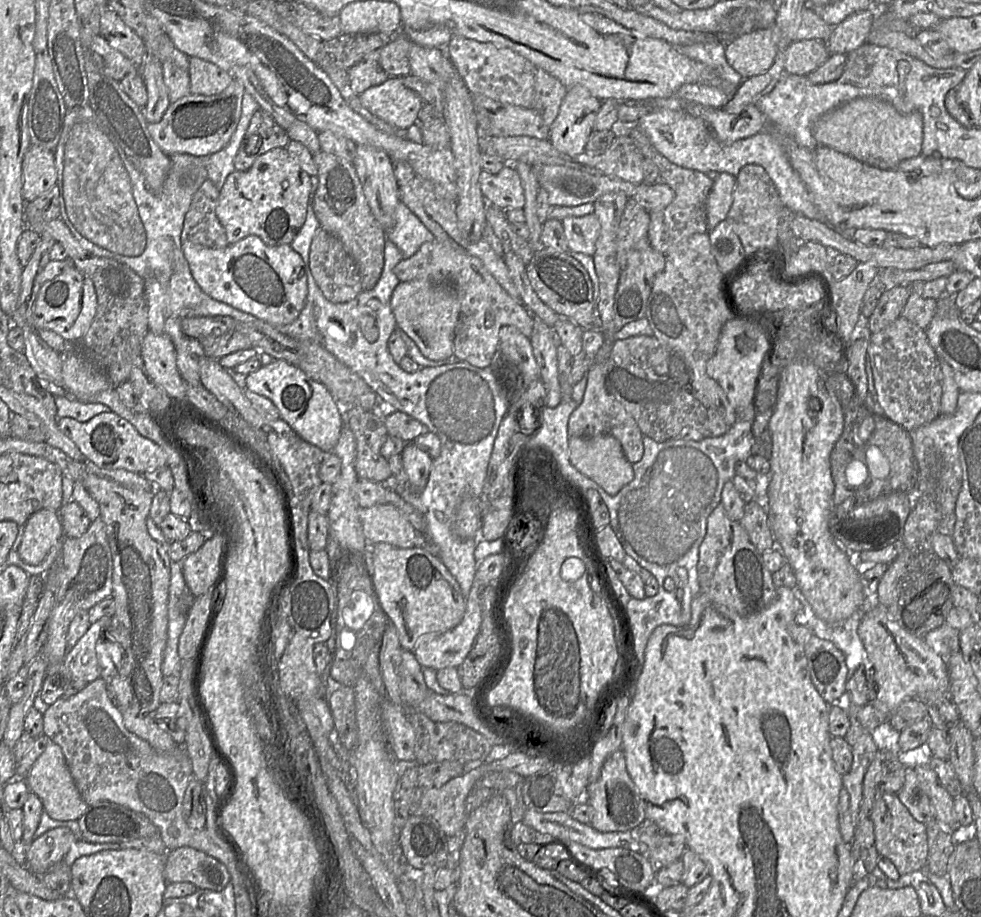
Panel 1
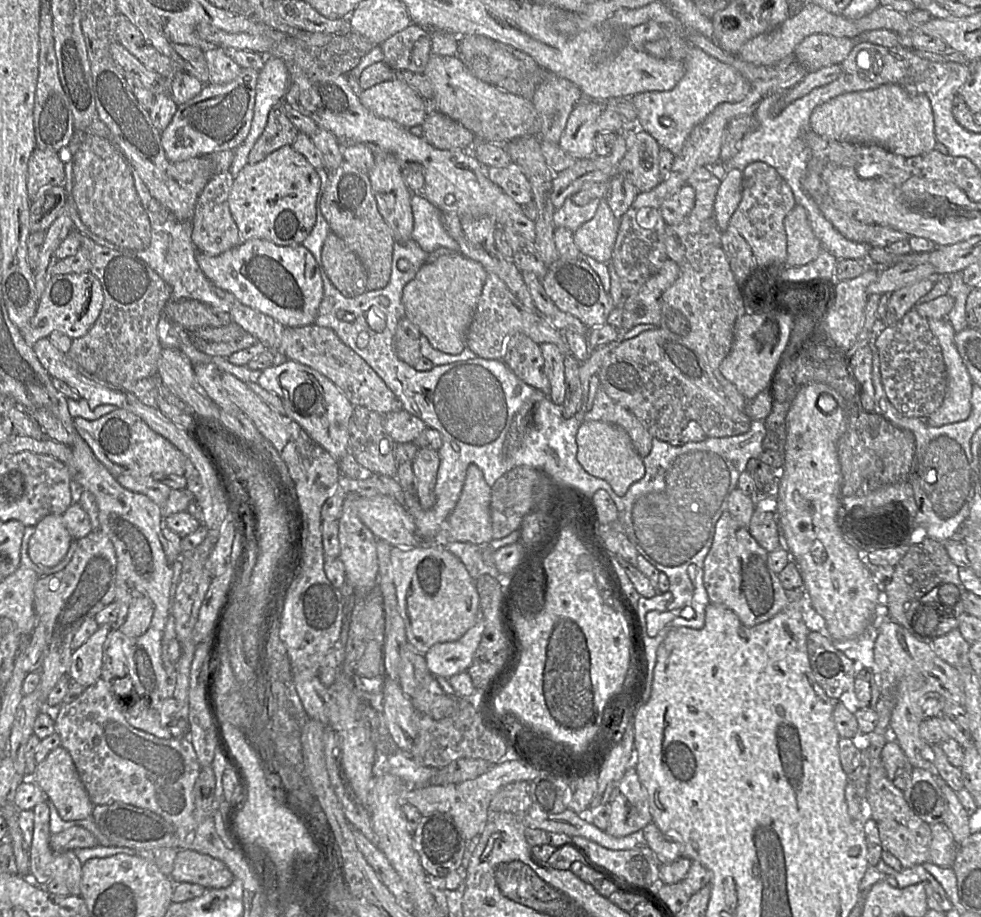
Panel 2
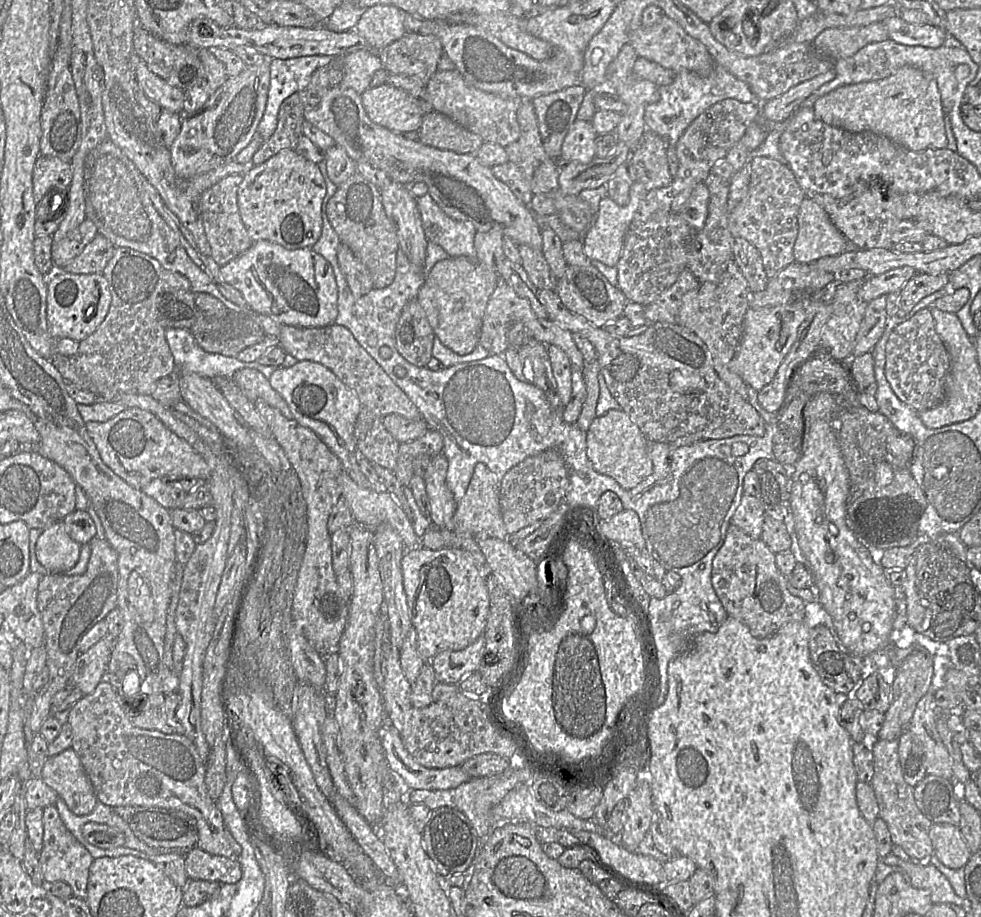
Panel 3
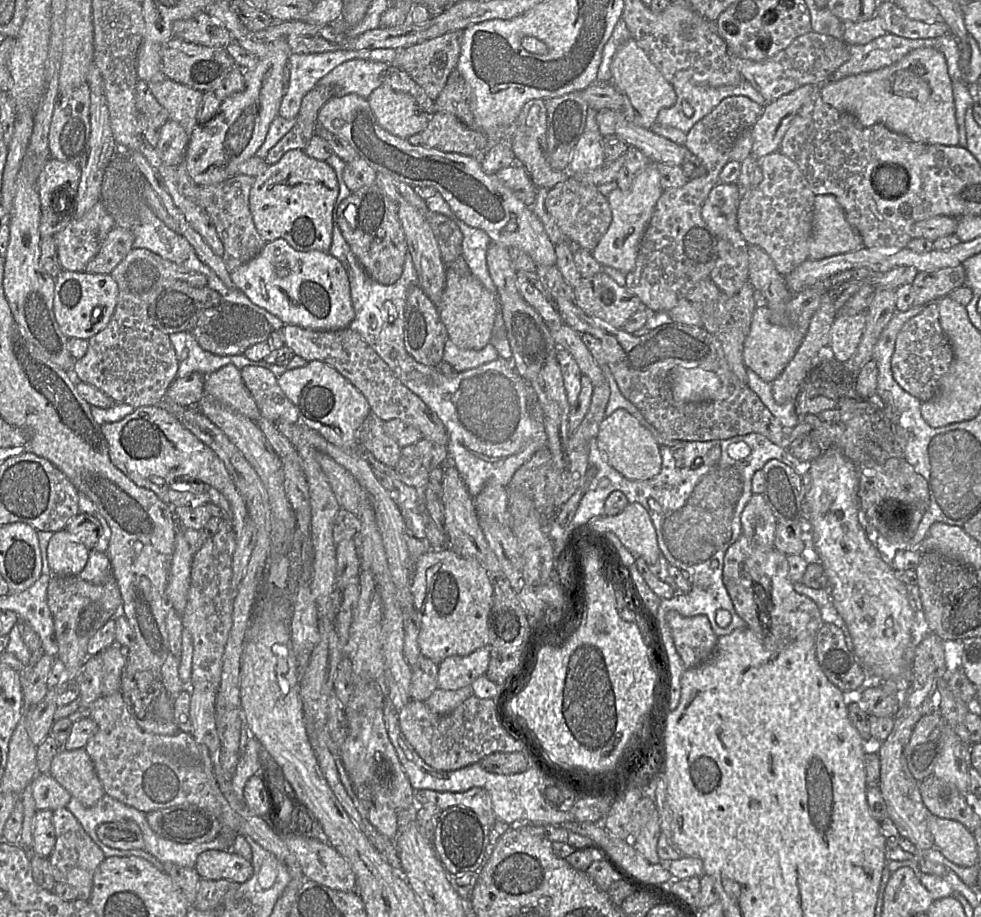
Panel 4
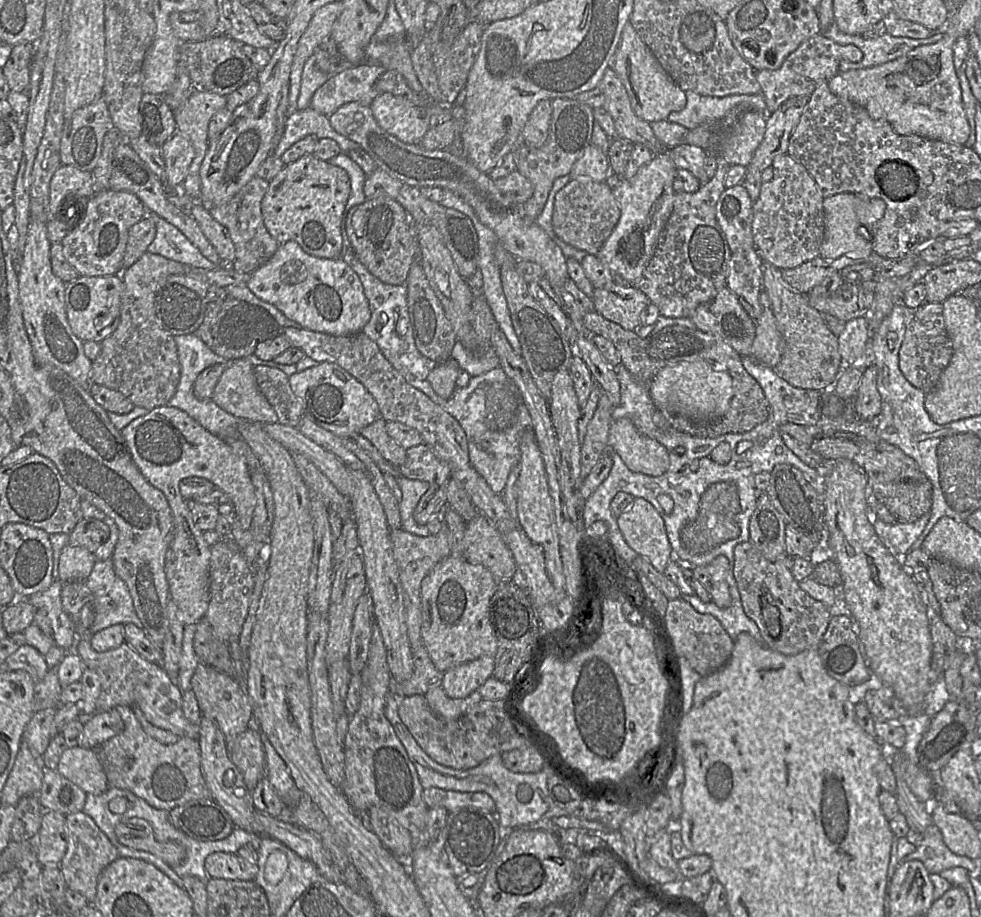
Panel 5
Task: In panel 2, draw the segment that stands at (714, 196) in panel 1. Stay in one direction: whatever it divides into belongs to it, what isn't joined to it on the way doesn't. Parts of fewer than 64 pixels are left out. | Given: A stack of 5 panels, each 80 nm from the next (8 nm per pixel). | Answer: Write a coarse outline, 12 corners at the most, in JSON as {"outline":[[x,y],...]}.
{"outline":[[729,168],[714,203],[724,231],[742,199],[743,173]]}

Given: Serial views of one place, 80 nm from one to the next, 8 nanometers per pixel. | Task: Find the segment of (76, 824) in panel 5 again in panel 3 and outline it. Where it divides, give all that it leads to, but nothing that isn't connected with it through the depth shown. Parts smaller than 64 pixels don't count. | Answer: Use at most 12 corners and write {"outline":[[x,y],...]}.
{"outline":[[43,808],[44,884],[62,881],[85,899],[94,857]]}

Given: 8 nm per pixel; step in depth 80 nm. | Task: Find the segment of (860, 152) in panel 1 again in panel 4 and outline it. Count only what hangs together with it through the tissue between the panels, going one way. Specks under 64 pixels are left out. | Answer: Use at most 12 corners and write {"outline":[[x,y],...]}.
{"outline":[[944,55],[893,65],[820,88],[865,127],[957,146]]}

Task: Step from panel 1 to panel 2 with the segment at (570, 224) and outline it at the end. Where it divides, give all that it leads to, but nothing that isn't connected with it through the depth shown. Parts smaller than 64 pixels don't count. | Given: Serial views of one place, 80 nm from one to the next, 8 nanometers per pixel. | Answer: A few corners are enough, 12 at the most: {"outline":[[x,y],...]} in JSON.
{"outline":[[602,199],[573,232],[581,254],[611,263],[620,219]]}

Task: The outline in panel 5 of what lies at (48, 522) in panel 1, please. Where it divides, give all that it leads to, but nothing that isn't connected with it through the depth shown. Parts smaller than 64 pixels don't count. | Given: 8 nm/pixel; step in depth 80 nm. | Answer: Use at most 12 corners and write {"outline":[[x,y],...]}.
{"outline":[[69,544],[57,555],[60,582],[84,581],[94,553]]}

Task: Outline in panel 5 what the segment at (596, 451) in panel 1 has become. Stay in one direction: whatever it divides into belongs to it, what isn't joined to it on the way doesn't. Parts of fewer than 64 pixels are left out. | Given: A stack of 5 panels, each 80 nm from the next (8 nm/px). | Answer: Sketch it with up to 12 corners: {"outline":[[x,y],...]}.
{"outline":[[629,417],[612,420],[608,447],[636,473],[659,476],[669,450]]}

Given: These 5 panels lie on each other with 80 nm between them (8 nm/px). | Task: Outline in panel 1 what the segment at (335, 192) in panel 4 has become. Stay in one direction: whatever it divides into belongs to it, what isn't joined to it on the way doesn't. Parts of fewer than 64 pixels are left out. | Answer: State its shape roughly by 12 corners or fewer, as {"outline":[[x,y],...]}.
{"outline":[[285,147],[232,172],[216,207],[229,245],[291,246],[311,176]]}

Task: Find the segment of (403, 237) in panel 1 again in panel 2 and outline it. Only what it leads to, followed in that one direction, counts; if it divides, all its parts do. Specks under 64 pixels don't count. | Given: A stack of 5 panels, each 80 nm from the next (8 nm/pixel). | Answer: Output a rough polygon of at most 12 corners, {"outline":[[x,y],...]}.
{"outline":[[422,194],[411,199],[411,240],[431,253],[458,252],[442,211]]}

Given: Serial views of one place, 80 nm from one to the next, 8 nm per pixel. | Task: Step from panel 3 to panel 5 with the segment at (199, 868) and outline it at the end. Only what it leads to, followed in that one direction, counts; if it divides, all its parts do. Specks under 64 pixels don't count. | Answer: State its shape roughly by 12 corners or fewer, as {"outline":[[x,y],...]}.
{"outline":[[235,853],[205,858],[210,878],[254,881],[259,867]]}

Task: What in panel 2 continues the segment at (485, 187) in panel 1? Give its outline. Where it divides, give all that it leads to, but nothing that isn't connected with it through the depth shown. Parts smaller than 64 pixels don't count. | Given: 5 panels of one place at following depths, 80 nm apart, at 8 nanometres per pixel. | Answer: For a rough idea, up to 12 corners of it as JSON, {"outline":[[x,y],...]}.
{"outline":[[515,162],[489,167],[488,175],[516,203],[532,202],[532,190]]}

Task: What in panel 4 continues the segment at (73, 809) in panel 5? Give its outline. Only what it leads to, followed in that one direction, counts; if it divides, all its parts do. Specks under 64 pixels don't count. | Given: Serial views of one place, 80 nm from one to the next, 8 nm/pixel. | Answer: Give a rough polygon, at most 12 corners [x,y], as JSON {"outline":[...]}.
{"outline":[[50,774],[30,785],[37,810],[66,808],[71,794]]}

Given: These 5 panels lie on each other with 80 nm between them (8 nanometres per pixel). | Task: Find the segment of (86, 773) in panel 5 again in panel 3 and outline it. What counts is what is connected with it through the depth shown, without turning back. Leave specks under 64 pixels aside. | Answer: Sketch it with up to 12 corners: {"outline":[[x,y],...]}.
{"outline":[[78,754],[49,757],[40,778],[78,816],[98,799]]}

